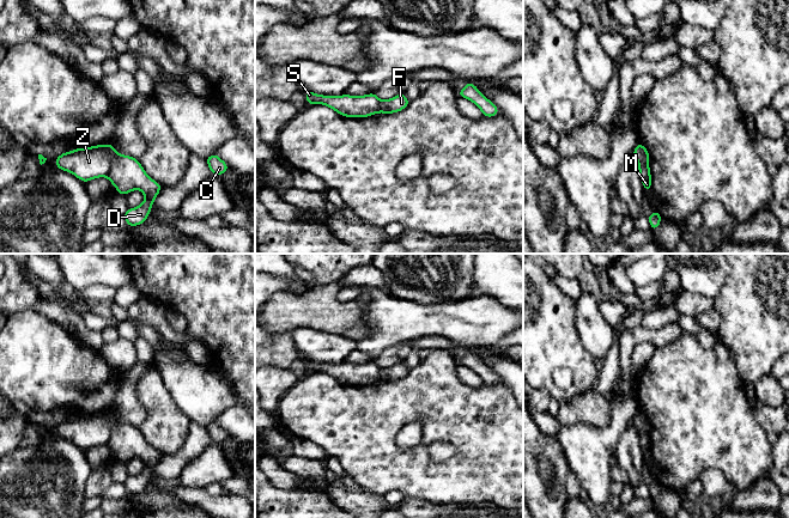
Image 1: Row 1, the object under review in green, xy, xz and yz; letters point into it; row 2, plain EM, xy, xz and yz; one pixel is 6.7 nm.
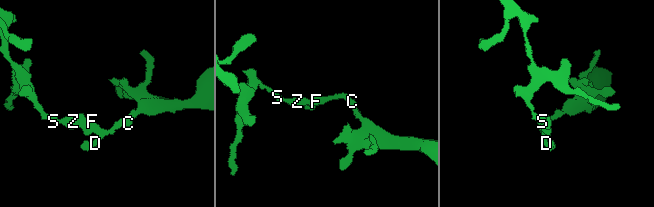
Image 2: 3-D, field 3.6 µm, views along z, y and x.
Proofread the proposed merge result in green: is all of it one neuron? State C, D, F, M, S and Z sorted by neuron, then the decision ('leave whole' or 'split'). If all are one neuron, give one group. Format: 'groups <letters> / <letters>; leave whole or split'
groups C D F M / S Z; split

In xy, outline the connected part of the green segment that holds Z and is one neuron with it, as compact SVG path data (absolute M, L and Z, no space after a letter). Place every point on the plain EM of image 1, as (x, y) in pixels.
M113 412L97 413L59 422L55 432L57 437L68 439L87 451L97 445L107 445L116 422Z

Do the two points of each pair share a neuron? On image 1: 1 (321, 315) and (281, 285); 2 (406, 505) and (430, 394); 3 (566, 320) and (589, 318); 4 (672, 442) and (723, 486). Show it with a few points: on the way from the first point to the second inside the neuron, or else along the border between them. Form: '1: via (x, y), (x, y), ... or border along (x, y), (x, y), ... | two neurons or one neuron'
1: border along (292, 292), (277, 292), (267, 302) | two neurons
2: border along (405, 497), (423, 499), (435, 504) | two neurons
3: border along (574, 300), (575, 328), (583, 346) | two neurons
4: border along (697, 479), (705, 470), (717, 468), (730, 483) | two neurons

